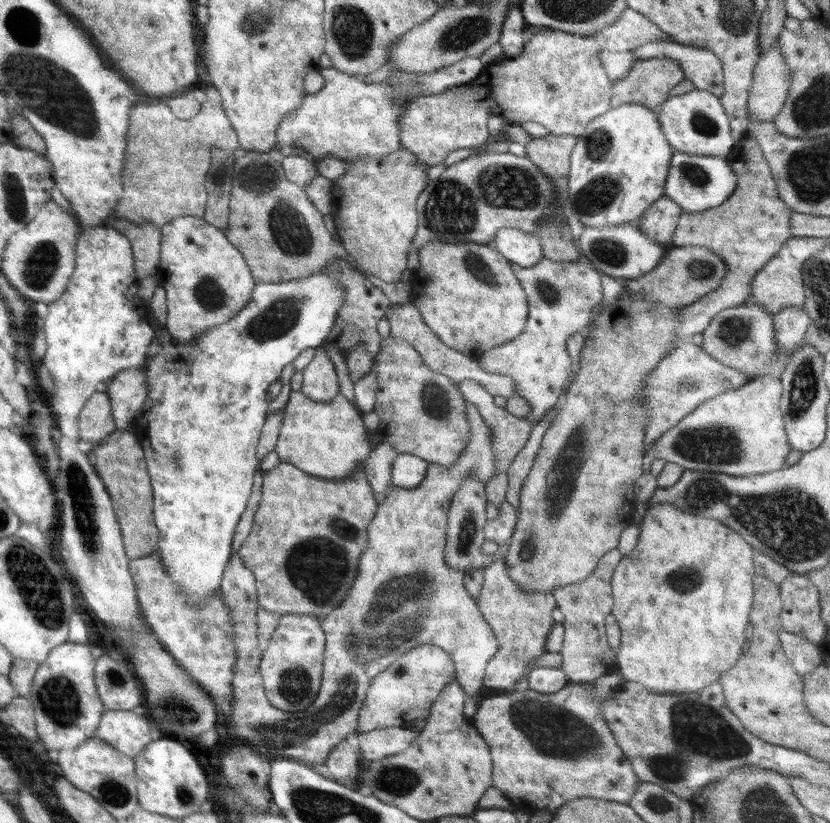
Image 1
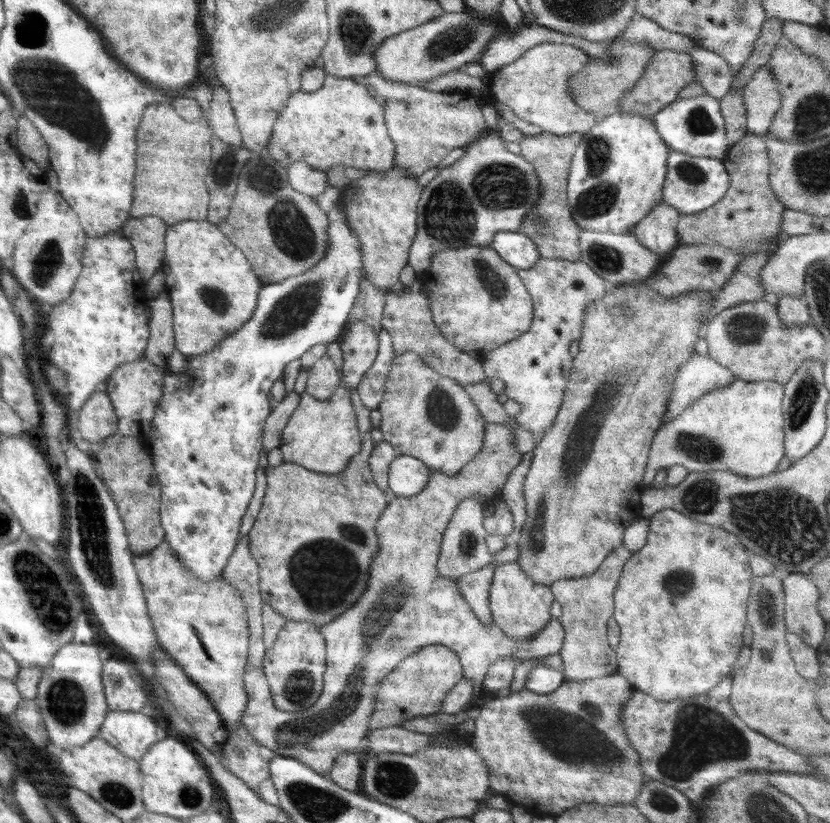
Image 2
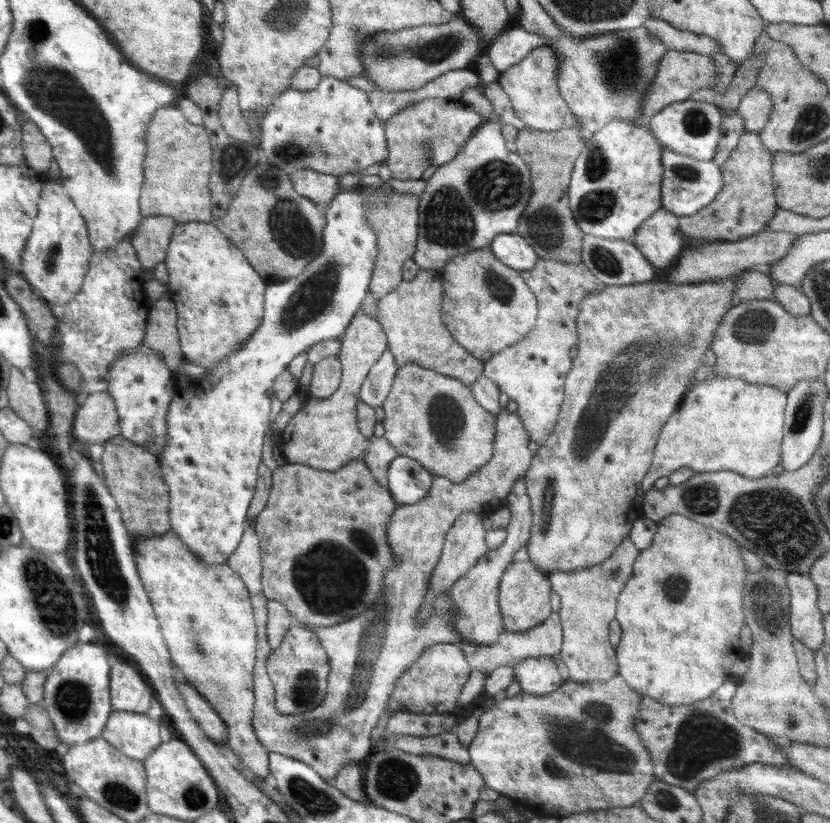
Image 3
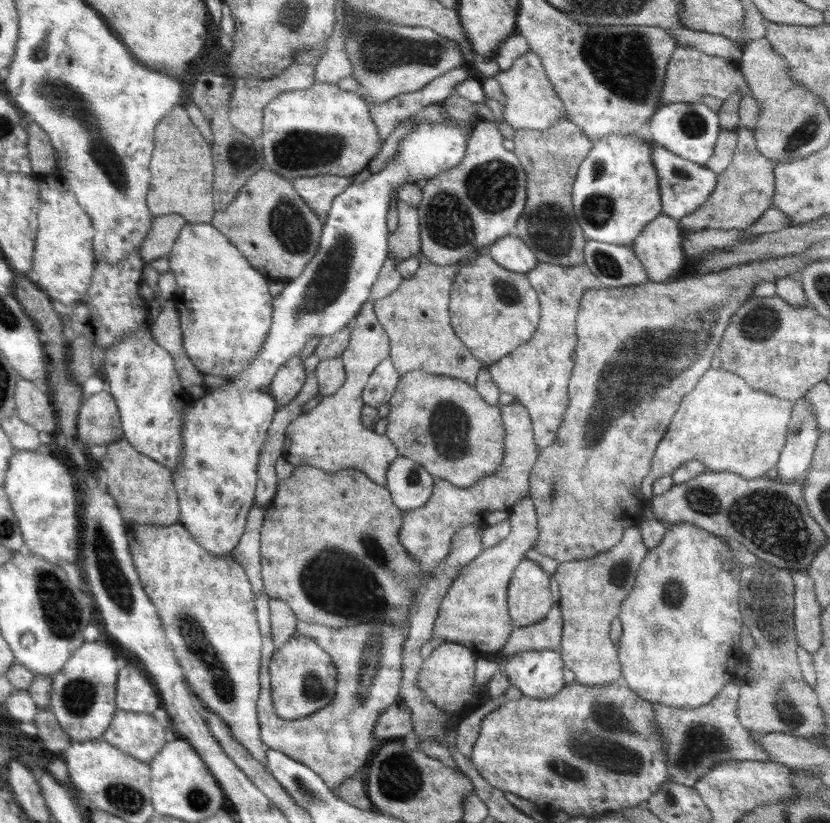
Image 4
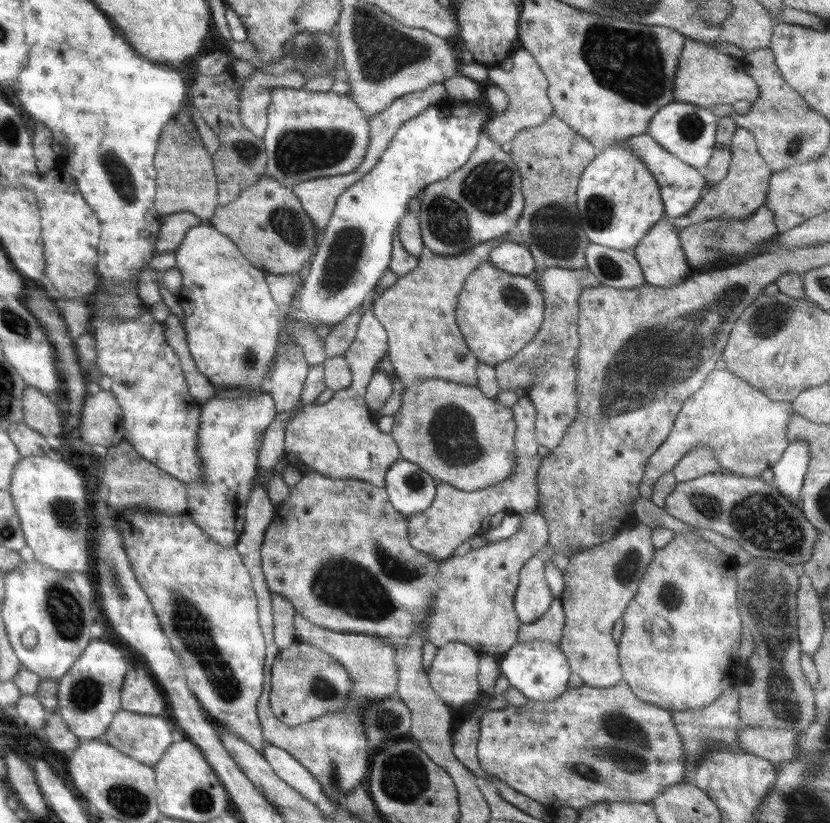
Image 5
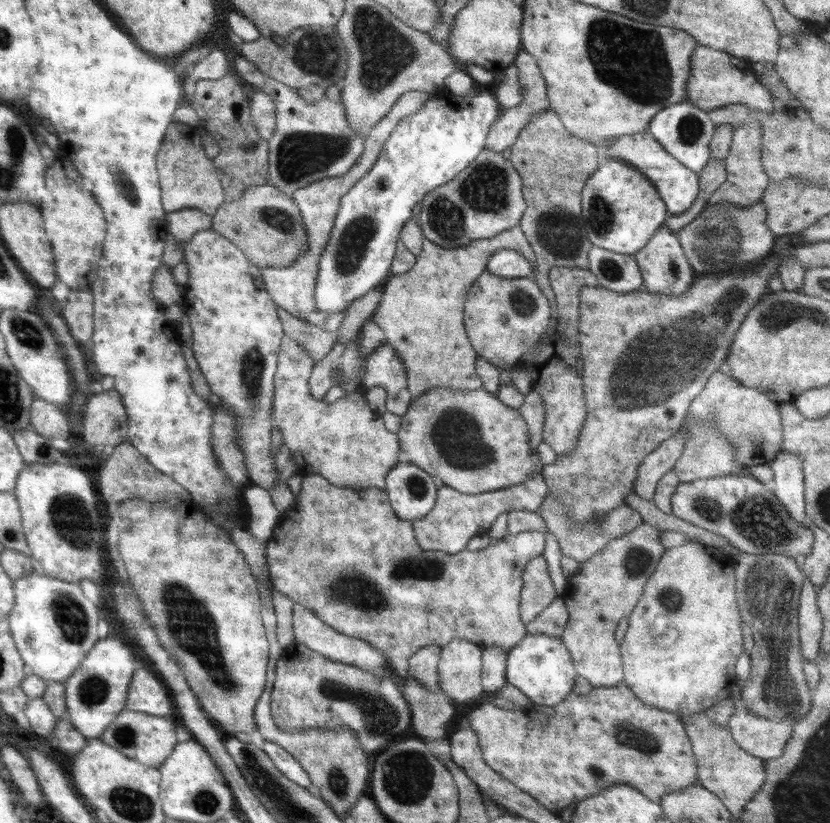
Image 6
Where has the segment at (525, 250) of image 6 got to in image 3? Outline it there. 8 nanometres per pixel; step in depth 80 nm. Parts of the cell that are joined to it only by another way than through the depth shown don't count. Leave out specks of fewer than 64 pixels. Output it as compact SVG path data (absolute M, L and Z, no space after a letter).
M419 269L416 276L401 283L377 300L377 321L381 324L390 352L398 367L409 362L461 380L466 386L483 374L483 363L450 336L442 320L443 278L439 269Z

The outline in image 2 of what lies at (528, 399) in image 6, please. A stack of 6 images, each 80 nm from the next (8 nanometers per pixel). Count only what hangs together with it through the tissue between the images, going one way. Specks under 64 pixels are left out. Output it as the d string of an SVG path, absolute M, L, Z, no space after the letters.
M487 422L481 447L482 450L468 464L465 464L456 476L448 476L444 472L434 470L422 492L416 496L396 496L389 501L386 510L376 523L380 550L370 563L367 588L354 603L354 607L335 616L328 624L319 626L326 646L323 689L316 704L299 714L280 710L270 700L270 685L266 681L262 666L267 649L263 641L262 608L264 602L262 602L259 587L258 568L248 550L248 535L240 537L238 545L234 548L234 553L230 556L227 566L222 572L222 577L240 591L240 600L242 600L247 613L249 657L242 682L248 695L248 702L241 718L241 724L260 746L273 749L283 757L301 761L317 773L323 770L330 772L336 758L345 752L356 752L363 755L364 749L361 744L370 731L369 722L371 714L374 712L375 696L379 691L379 685L396 668L397 664L424 646L437 644L451 648L458 655L459 662L463 666L463 677L468 678L474 684L475 692L482 688L488 668L494 662L504 660L506 656L513 656L517 660L524 661L530 658L543 658L559 654L565 639L565 632L558 619L550 619L549 623L530 640L521 643L513 641L493 623L483 624L480 622L470 605L459 593L458 580L444 579L438 571L443 534L455 508L458 508L467 496L477 496L484 503L494 504L500 499L500 496L497 496L497 490L500 490L501 494L501 488L505 485L509 474L521 463L523 457L523 453L517 451L513 441L513 432L508 425Z

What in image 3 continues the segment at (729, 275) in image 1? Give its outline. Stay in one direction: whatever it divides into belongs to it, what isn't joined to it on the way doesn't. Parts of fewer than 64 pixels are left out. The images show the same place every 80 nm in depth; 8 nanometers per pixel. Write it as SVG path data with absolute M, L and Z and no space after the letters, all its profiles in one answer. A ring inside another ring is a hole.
M749 131L744 132L740 136L738 146L733 150L729 160L721 166L723 187L718 192L718 196L696 214L679 217L679 229L684 238L687 238L689 243L700 240L706 240L706 242L710 243L729 243L767 230L770 220L772 220L774 213L779 208L774 194L772 163L773 153L763 147L759 134ZM746 269L739 275L734 291L733 306L747 300L773 299L774 284L767 273Z

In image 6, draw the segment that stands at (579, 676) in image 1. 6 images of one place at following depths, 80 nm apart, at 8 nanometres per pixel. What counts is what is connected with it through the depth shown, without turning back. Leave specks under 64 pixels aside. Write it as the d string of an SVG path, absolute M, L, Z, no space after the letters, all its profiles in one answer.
M640 523L622 539L610 541L592 559L578 563L576 573L568 579L562 597L569 620L561 639L571 654L577 676L593 688L614 687L623 682L623 660L615 632L620 620L630 617L636 608L646 581L664 555L660 534L651 524Z

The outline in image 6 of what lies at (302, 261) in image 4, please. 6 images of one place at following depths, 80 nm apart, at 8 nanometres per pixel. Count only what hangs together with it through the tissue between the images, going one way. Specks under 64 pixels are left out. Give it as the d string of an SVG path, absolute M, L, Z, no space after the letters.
M266 184L249 186L239 200L224 202L212 217L213 230L231 240L258 268L286 268L308 250L302 215L292 197Z

